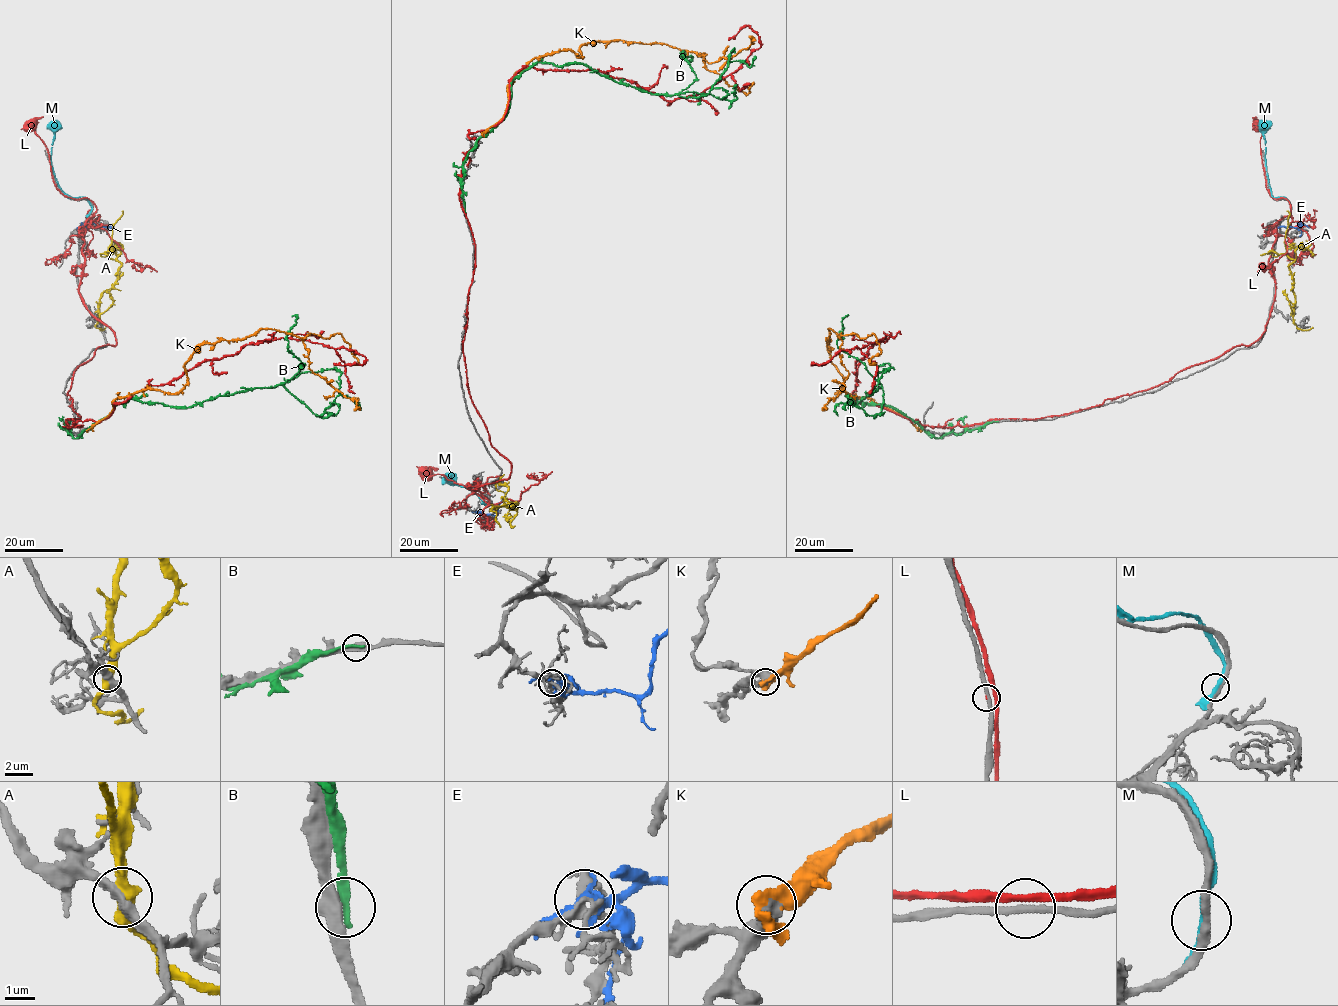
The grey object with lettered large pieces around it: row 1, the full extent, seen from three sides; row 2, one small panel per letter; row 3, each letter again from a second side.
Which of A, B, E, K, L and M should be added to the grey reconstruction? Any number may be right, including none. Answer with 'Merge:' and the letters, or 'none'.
Merge: K

